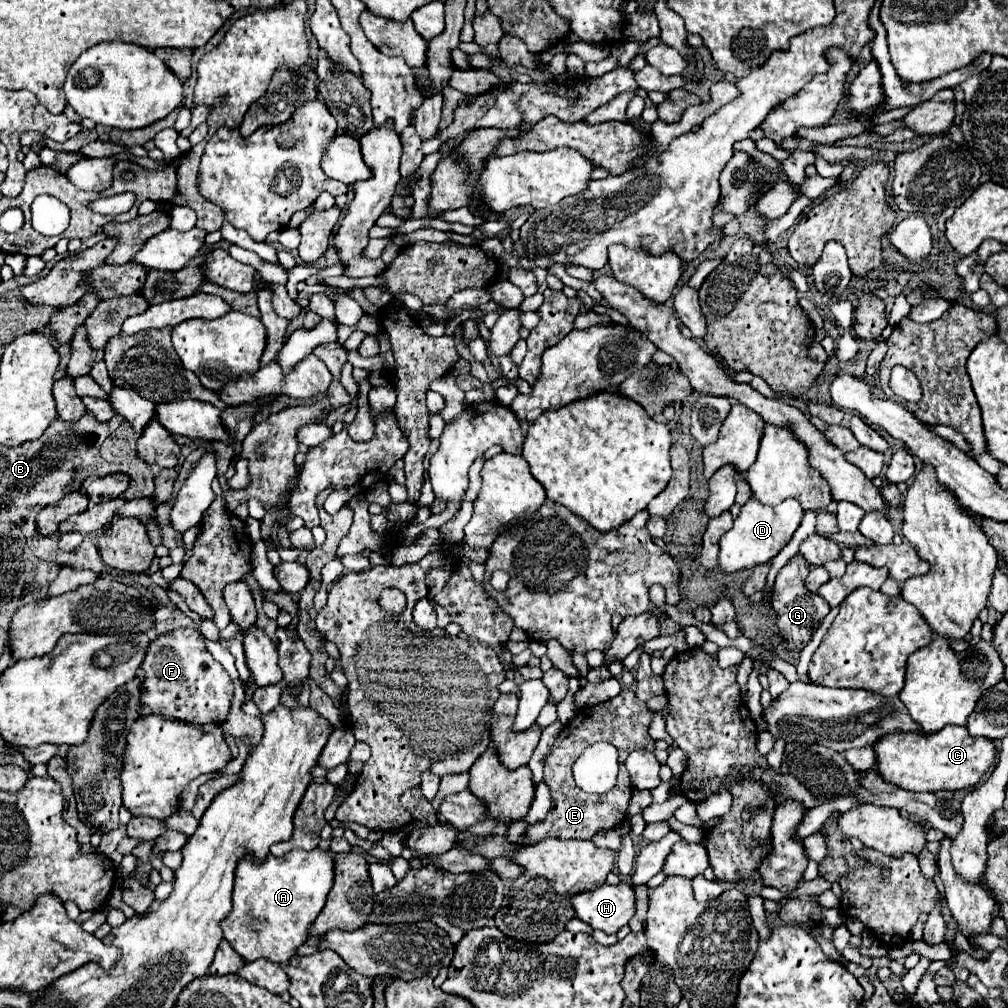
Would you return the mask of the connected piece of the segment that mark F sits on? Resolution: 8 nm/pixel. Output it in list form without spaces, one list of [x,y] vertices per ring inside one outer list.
[[[177,628],[171,634],[155,638],[149,644],[143,670],[147,672],[147,678],[143,682],[145,692],[141,692],[141,702],[149,706],[153,714],[163,714],[191,724],[225,722],[233,700],[233,682],[225,668],[205,650],[199,630]]]

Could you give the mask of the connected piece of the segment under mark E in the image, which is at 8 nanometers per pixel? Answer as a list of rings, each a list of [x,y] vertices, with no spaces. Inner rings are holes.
[[[623,690],[619,696],[599,704],[599,706],[589,706],[581,708],[577,716],[563,726],[559,732],[553,748],[549,750],[545,758],[545,768],[543,768],[543,780],[549,786],[551,792],[551,808],[547,816],[535,824],[531,824],[525,832],[525,838],[529,842],[541,842],[545,838],[557,838],[557,840],[591,840],[599,830],[611,830],[619,826],[625,816],[627,816],[627,804],[631,800],[631,782],[629,782],[629,772],[625,770],[625,758],[629,752],[635,748],[647,748],[655,750],[655,742],[647,734],[651,722],[651,712],[647,710],[645,702],[641,702],[633,690]],[[595,740],[611,740],[615,748],[619,748],[619,776],[615,788],[611,788],[603,796],[587,796],[585,792],[579,792],[579,787],[575,784],[572,767],[575,756],[583,752],[583,744],[595,744]]]

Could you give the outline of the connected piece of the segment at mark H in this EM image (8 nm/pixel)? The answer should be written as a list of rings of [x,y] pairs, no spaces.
[[[625,882],[617,886],[601,884],[591,892],[573,896],[571,904],[577,918],[587,922],[593,930],[617,934],[635,914],[635,892]]]

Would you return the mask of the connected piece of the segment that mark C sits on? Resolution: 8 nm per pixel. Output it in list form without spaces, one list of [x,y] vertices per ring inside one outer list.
[[[947,726],[929,736],[919,732],[895,732],[877,740],[873,748],[877,754],[877,770],[883,780],[911,792],[973,788],[991,768],[997,752],[993,740],[973,738],[965,726]]]

